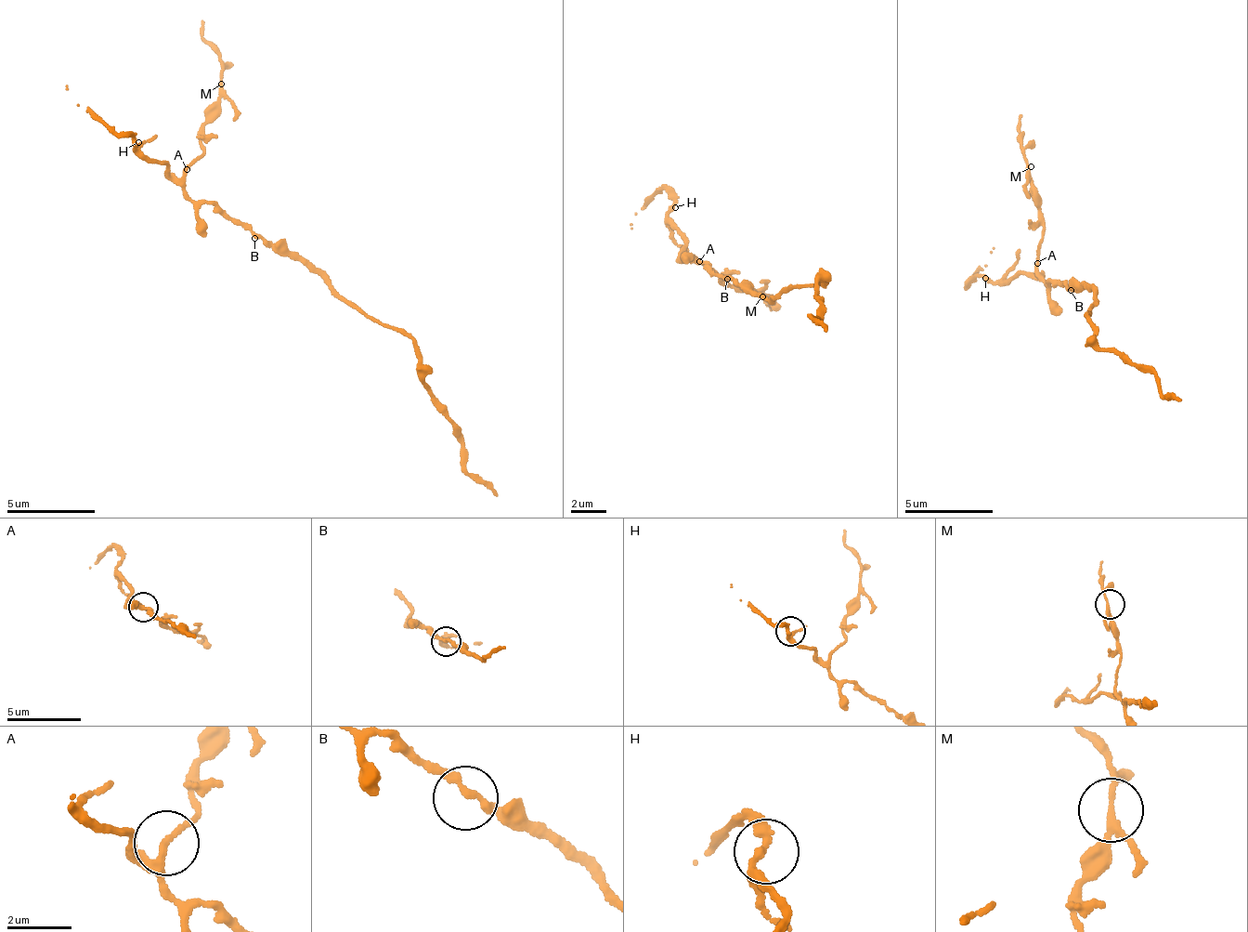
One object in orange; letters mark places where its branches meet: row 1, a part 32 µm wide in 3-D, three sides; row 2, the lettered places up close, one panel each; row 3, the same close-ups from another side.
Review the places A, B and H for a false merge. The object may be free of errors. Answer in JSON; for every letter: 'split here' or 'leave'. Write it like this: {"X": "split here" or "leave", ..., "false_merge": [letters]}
{"A": "split here", "B": "leave", "H": "leave", "false_merge": ["A"]}

